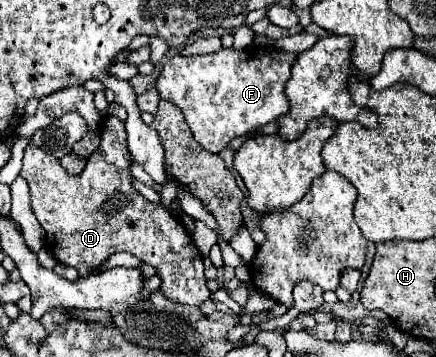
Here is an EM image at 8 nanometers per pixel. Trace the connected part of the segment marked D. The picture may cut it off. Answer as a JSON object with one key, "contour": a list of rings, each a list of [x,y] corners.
{"contour":[[[117,116],[103,120],[101,144],[87,158],[81,174],[67,174],[57,158],[29,144],[25,148],[21,176],[29,182],[31,210],[45,230],[47,250],[61,264],[75,268],[79,276],[99,272],[101,264],[117,252],[131,252],[145,264],[157,268],[157,274],[163,278],[161,290],[169,294],[171,300],[199,306],[203,300],[211,298],[203,276],[203,258],[185,224],[167,208],[155,206],[135,190],[127,130],[125,122]]]}

